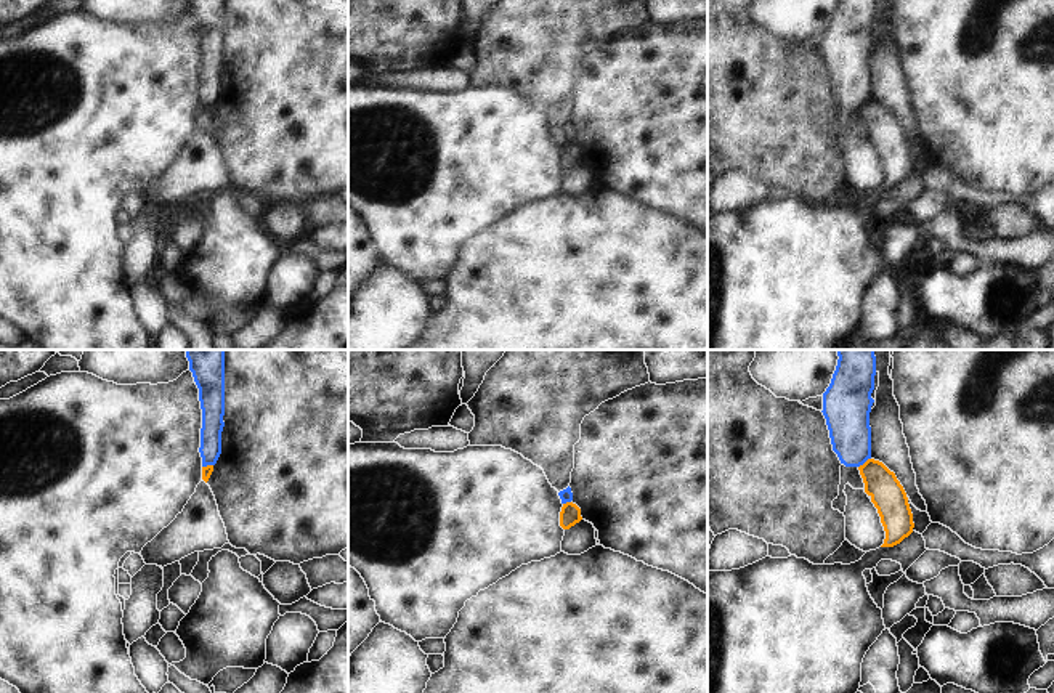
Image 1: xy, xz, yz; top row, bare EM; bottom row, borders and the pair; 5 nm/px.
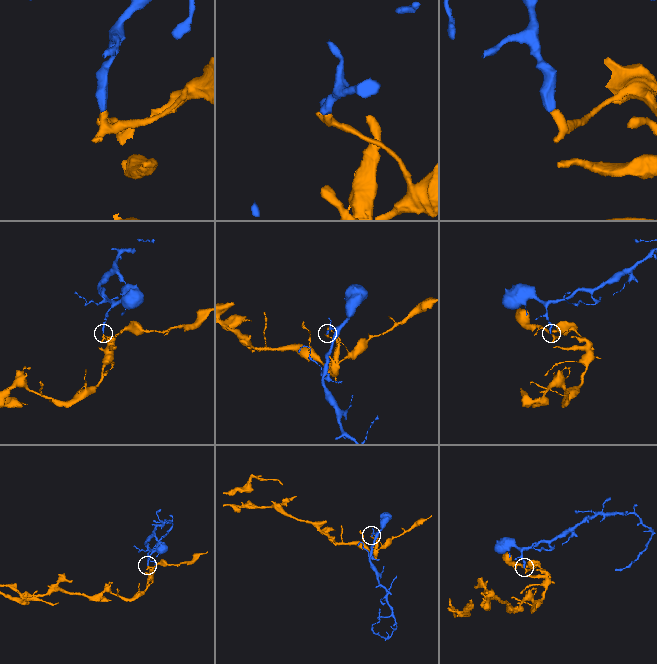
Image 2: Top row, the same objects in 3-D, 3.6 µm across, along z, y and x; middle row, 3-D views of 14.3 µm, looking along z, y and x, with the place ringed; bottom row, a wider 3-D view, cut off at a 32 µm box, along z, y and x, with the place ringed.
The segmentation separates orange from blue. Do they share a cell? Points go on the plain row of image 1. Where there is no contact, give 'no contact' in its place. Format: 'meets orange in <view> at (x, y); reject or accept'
meets orange in yz at (865, 103); reject

